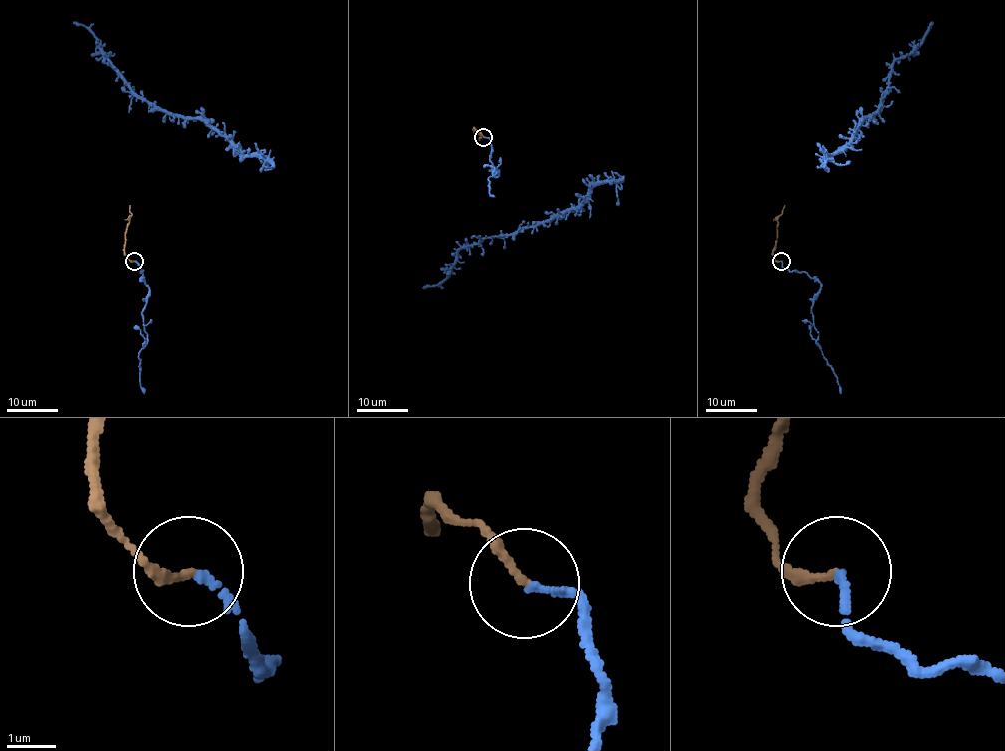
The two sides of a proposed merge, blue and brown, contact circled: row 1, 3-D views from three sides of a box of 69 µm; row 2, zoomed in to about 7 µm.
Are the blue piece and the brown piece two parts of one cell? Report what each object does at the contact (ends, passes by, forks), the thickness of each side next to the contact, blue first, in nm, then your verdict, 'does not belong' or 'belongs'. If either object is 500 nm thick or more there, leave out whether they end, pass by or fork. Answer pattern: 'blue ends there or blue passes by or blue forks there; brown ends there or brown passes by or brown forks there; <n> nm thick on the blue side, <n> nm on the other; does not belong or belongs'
blue ends there; brown ends there; 130 nm thick on the blue side, 160 nm on the other; belongs

